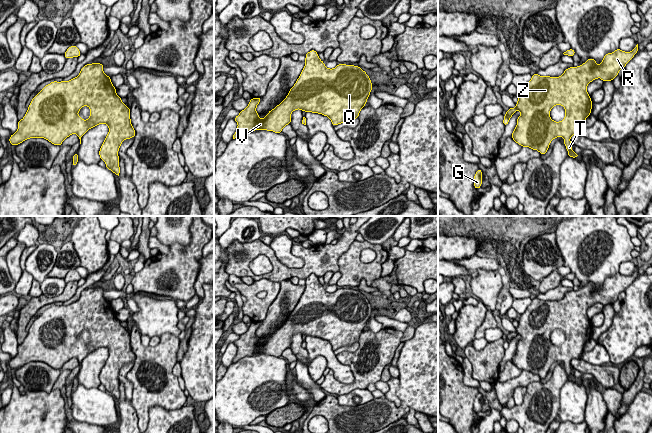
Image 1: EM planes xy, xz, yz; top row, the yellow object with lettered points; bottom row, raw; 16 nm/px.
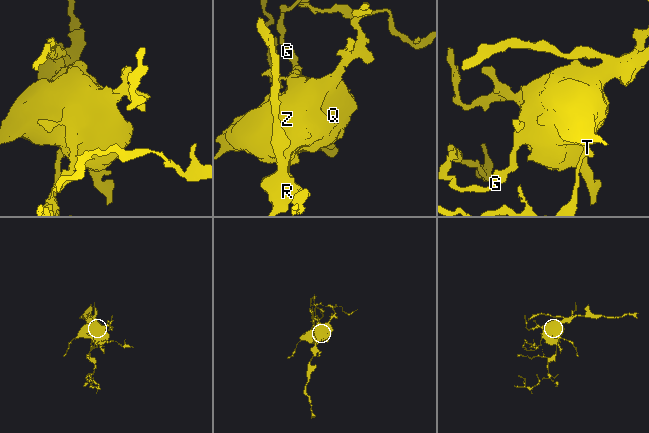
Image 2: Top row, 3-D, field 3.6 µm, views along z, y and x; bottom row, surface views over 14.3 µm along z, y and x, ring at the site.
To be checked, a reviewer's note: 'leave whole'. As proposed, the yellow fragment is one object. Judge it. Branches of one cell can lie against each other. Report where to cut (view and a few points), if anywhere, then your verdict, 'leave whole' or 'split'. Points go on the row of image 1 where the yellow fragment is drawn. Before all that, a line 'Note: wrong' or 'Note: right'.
Note: right
no cut | leave whole

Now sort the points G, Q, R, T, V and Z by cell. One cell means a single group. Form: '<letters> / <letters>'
G Q R T V Z

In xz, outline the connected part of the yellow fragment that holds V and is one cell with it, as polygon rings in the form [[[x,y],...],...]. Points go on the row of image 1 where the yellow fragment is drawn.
[[[315,50],[308,52],[305,57],[305,66],[296,83],[290,89],[286,98],[274,109],[270,110],[265,118],[261,119],[256,112],[261,97],[252,98],[248,106],[240,111],[240,114],[234,118],[238,127],[233,139],[246,132],[254,132],[256,129],[281,133],[284,126],[291,124],[291,114],[297,109],[305,113],[312,112],[327,116],[332,121],[333,126],[359,117],[360,110],[366,105],[373,87],[366,72],[359,66],[343,63],[329,69],[320,60]]]

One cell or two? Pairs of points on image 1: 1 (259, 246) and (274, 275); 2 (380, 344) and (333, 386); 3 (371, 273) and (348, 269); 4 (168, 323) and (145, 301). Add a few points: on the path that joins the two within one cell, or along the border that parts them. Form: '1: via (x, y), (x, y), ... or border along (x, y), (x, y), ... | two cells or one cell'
1: via (267, 252), (275, 261), (275, 267) | one cell
2: via (371, 360), (371, 370), (356, 385), (349, 387) | one cell
3: via (365, 271), (354, 270) | one cell
4: via (162, 318), (151, 307) | one cell

